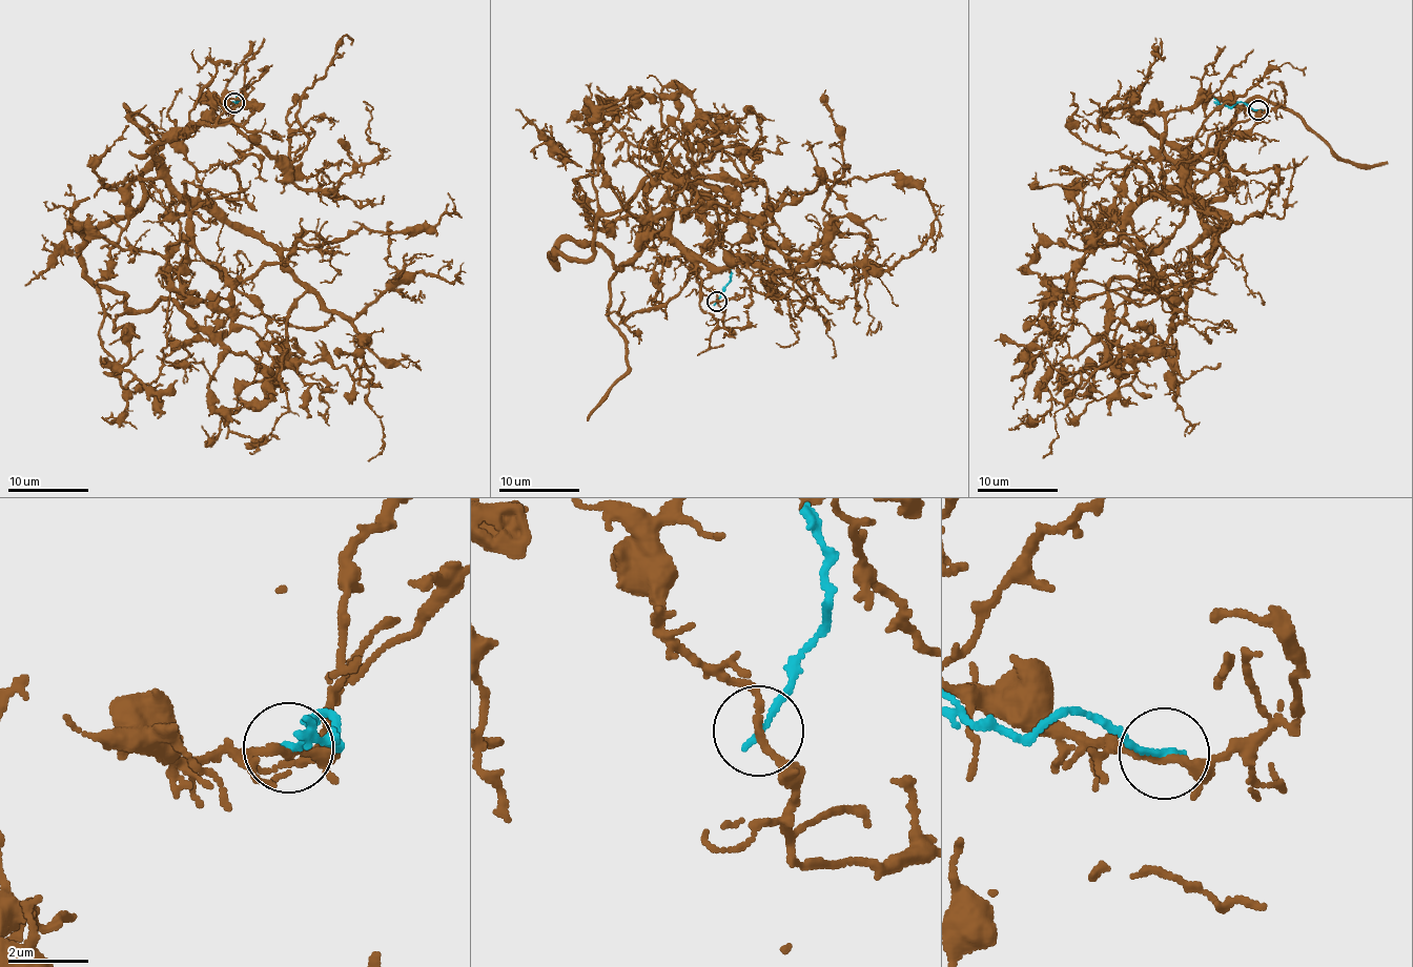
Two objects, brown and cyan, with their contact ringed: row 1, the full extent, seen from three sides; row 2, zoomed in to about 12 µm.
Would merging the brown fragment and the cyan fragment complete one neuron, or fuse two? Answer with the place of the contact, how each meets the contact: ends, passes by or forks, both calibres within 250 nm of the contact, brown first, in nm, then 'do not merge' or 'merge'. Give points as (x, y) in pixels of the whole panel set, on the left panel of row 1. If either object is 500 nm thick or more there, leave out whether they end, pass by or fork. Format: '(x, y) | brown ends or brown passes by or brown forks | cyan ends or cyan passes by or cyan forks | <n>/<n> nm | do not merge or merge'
(233, 102) | brown passes by | cyan ends | 180/180 nm | do not merge

